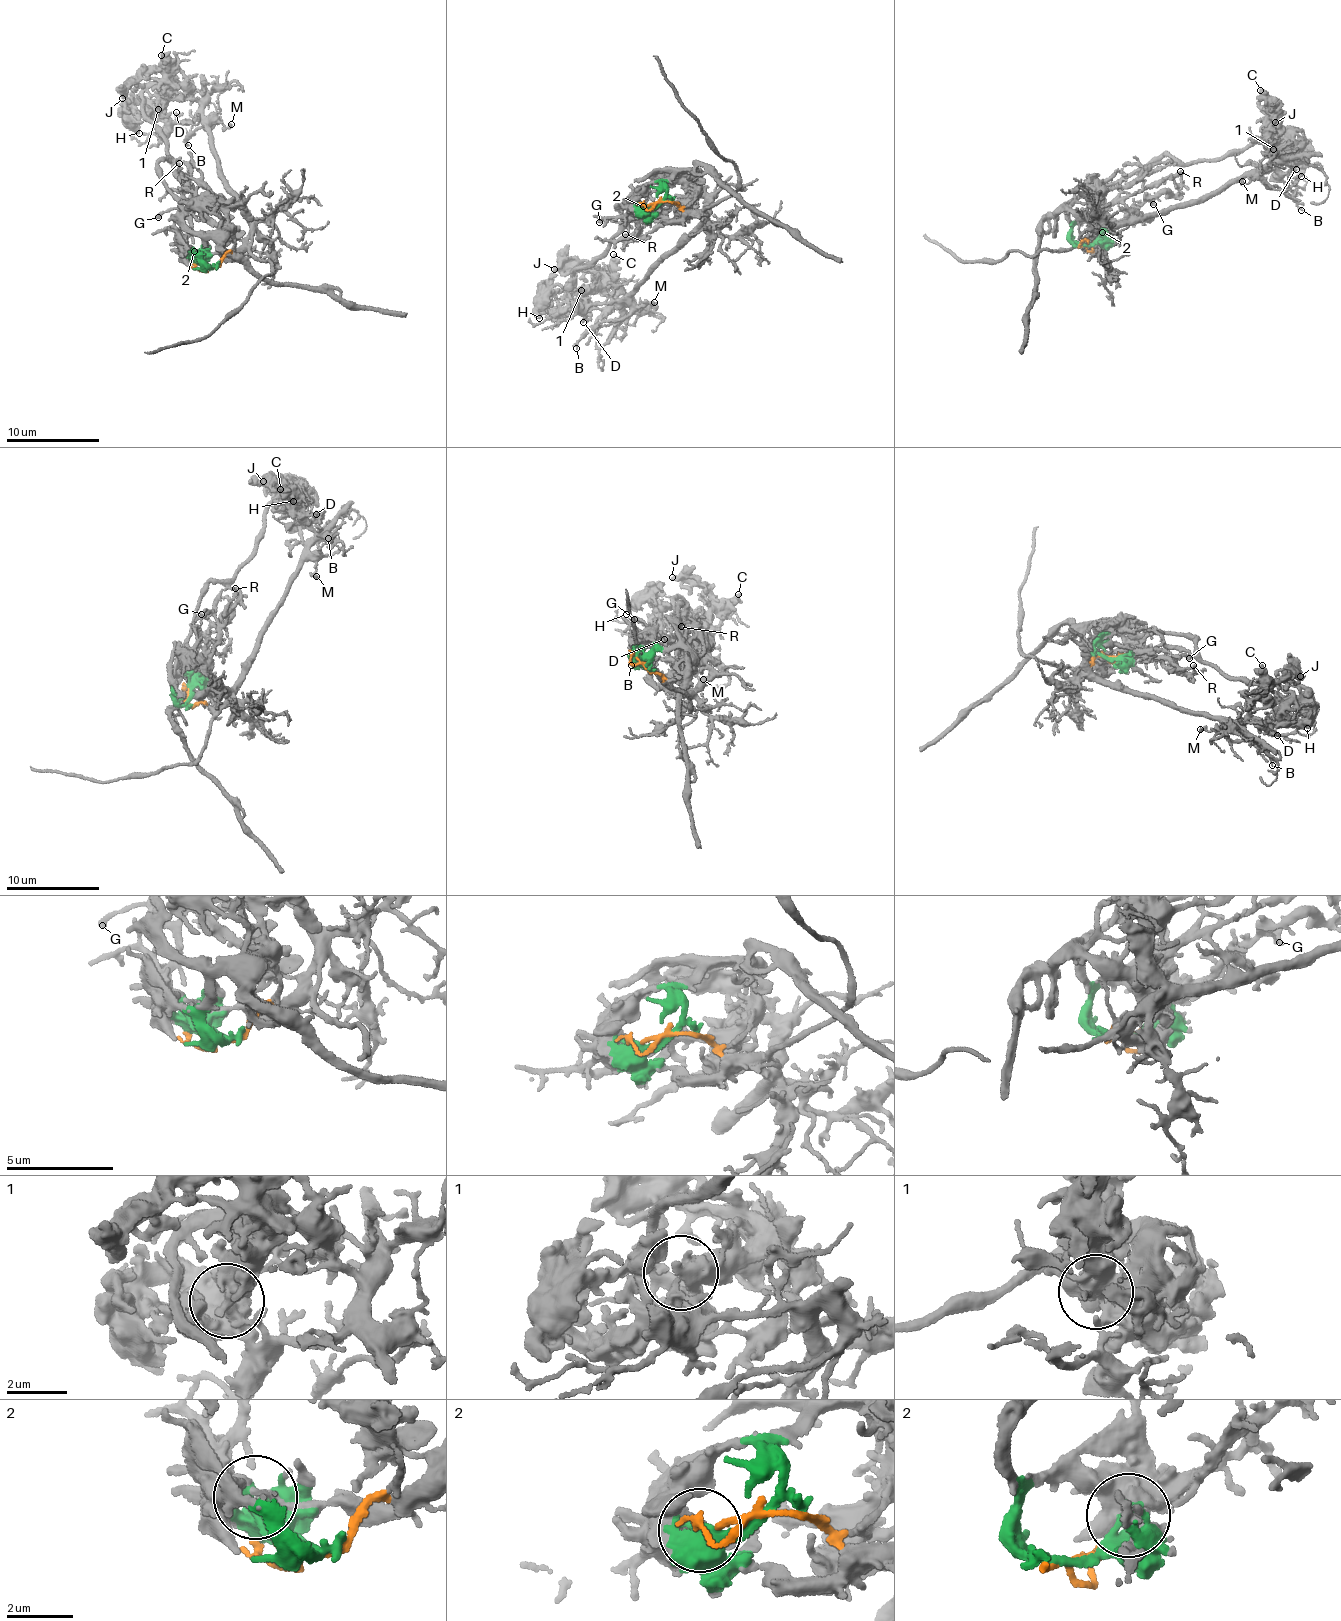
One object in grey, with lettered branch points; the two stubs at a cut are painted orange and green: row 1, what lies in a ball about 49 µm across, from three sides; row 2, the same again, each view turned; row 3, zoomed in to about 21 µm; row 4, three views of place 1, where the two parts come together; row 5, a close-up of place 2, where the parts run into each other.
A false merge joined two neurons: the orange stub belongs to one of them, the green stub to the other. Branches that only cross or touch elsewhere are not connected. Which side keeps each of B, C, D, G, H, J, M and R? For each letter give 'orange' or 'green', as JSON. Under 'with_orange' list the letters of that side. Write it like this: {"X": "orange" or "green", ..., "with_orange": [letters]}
{"B": "orange", "C": "green", "D": "orange", "G": "green", "H": "green", "J": "green", "M": "orange", "R": "green", "with_orange": ["B", "D", "M"]}

